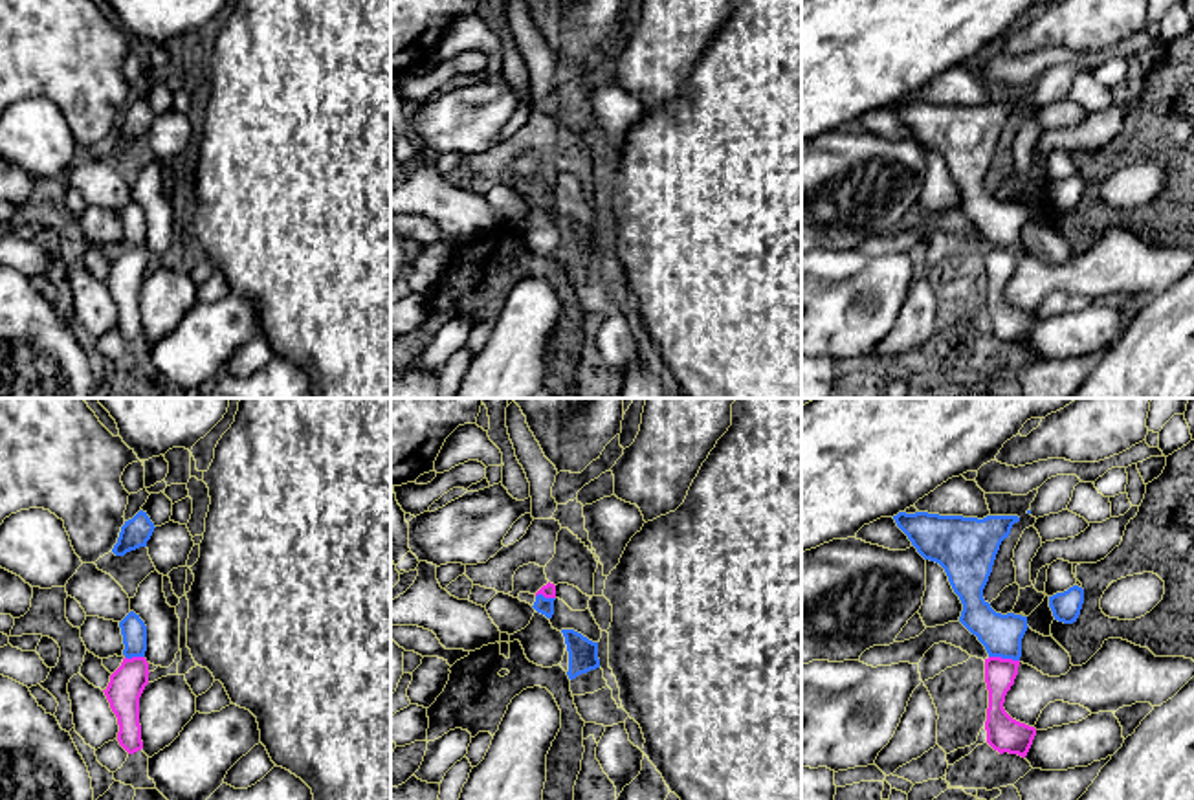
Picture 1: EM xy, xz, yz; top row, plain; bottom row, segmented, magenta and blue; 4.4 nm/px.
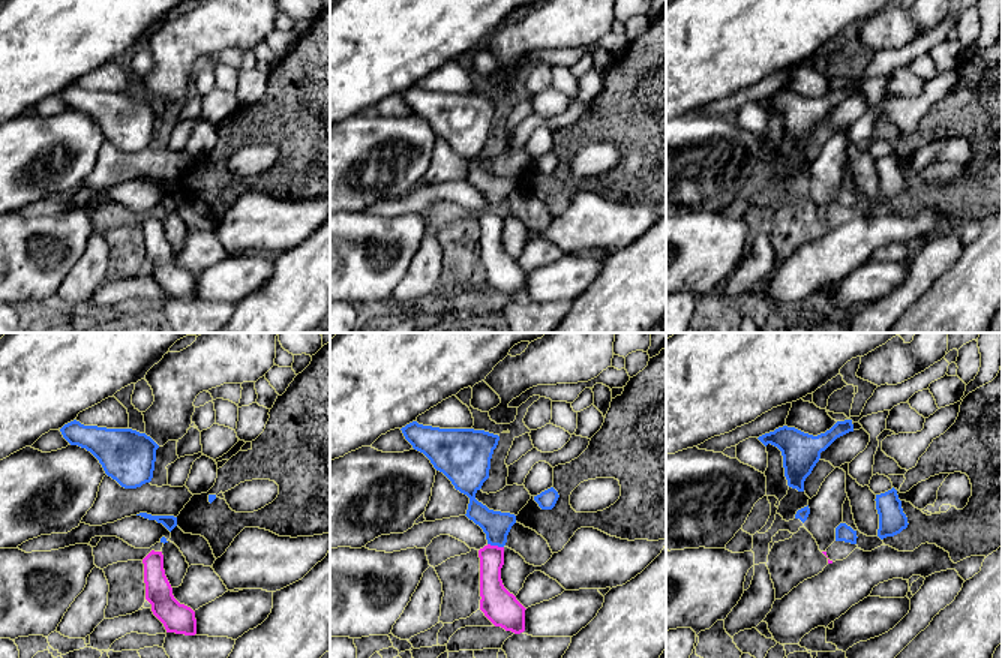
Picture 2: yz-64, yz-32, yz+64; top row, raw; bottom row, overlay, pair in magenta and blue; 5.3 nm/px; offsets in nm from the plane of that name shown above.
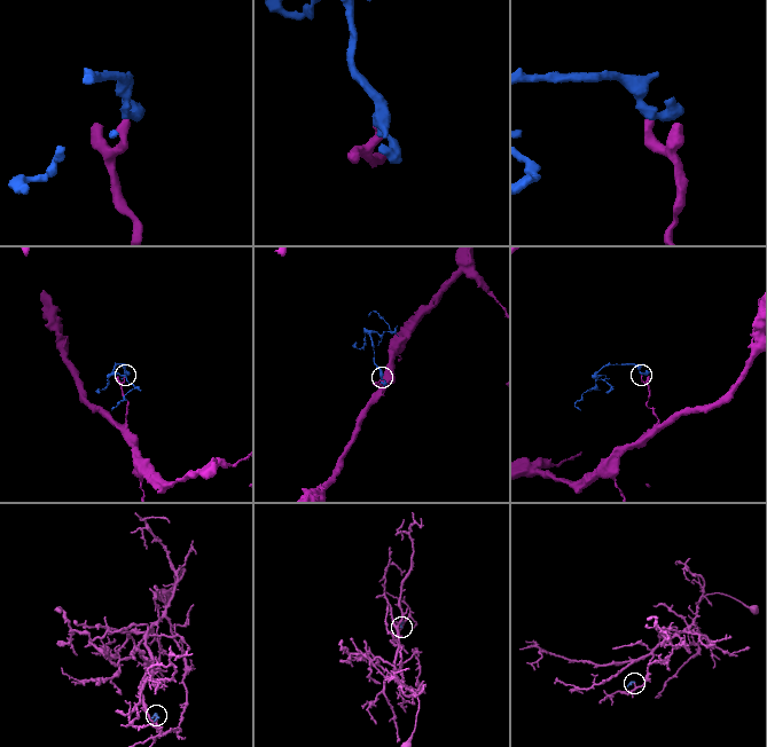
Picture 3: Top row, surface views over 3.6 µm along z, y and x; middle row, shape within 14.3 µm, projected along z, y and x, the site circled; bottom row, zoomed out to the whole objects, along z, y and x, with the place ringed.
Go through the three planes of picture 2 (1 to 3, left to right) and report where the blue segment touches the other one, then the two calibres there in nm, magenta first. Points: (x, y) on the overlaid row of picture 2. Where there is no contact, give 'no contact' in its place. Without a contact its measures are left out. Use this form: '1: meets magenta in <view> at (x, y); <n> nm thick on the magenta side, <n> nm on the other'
1: no contact
2: meets magenta in yz-32 at (495, 546); 140 nm thick on the magenta side, 150 nm on the other
3: no contact

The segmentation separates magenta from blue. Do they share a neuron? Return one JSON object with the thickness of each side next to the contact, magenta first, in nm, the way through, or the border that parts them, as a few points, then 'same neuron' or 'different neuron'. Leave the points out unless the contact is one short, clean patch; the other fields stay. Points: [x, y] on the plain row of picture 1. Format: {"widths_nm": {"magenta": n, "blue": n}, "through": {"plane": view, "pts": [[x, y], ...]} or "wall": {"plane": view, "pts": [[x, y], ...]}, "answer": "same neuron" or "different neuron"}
{"widths_nm": {"magenta": 140, "blue": 180}, "wall": {"plane": "yz", "pts": [[989, 244], [1018, 250]]}, "answer": "different neuron"}

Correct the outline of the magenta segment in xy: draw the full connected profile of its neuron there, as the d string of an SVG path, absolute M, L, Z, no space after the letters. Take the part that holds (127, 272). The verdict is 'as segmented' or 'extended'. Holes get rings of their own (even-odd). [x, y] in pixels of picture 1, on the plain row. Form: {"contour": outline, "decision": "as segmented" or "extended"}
{"contour": "M125 246L121 255L110 264L108 275L103 279L117 306L117 330L128 343L143 338L139 286L149 273L149 262L145 246Z", "decision": "as segmented"}

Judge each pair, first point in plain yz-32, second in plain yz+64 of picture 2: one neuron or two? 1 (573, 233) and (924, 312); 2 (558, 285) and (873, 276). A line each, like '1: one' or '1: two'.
1: two
2: one

